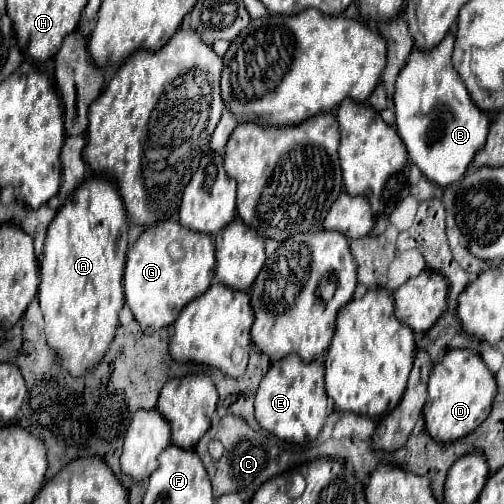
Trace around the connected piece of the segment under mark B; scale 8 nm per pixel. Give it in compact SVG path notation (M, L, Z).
M447 33L445 39L431 51L413 49L407 57L393 93L397 133L403 139L409 159L421 169L421 173L439 187L457 183L475 153L487 139L489 117L469 99L469 93L451 65L455 35Z

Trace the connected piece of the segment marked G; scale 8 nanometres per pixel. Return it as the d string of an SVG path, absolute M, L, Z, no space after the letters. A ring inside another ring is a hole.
M165 221L153 229L147 227L127 253L123 277L125 303L131 307L141 331L153 333L157 329L169 327L191 299L195 299L199 293L205 293L213 273L215 243L209 235L191 235L191 231L179 227L173 221Z

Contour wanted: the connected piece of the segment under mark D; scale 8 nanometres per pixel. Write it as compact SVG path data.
M451 349L433 367L429 377L429 395L423 407L425 427L429 435L439 443L457 441L475 431L491 413L491 405L497 395L495 375L483 363L483 359L471 349Z

